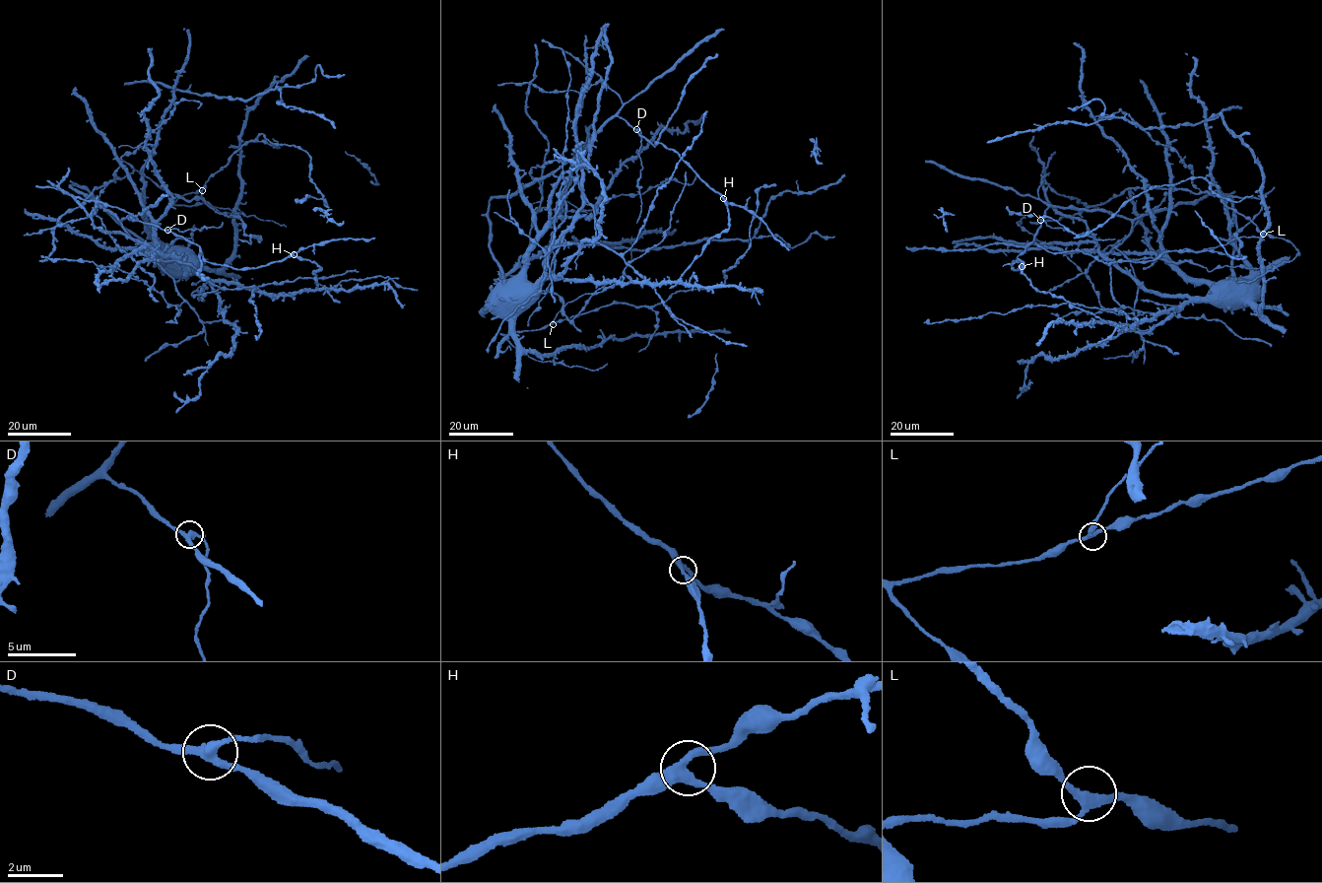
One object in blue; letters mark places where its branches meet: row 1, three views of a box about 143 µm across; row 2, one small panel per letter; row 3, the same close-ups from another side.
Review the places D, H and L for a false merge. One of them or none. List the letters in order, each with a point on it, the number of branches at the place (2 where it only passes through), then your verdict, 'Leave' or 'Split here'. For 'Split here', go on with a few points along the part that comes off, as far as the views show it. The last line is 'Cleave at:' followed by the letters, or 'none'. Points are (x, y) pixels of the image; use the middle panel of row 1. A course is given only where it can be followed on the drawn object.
D: Place: (636, 129). Branches: 3. Split here. Course of the part to remove: (636, 129), (640, 131), (638, 157), (642, 169), (638, 179), (641, 213), (636, 223)
H: Place: (723, 198). Branches: 3. Leave
L: Place: (553, 324). Branches: 3. Leave
Cleave at: D

